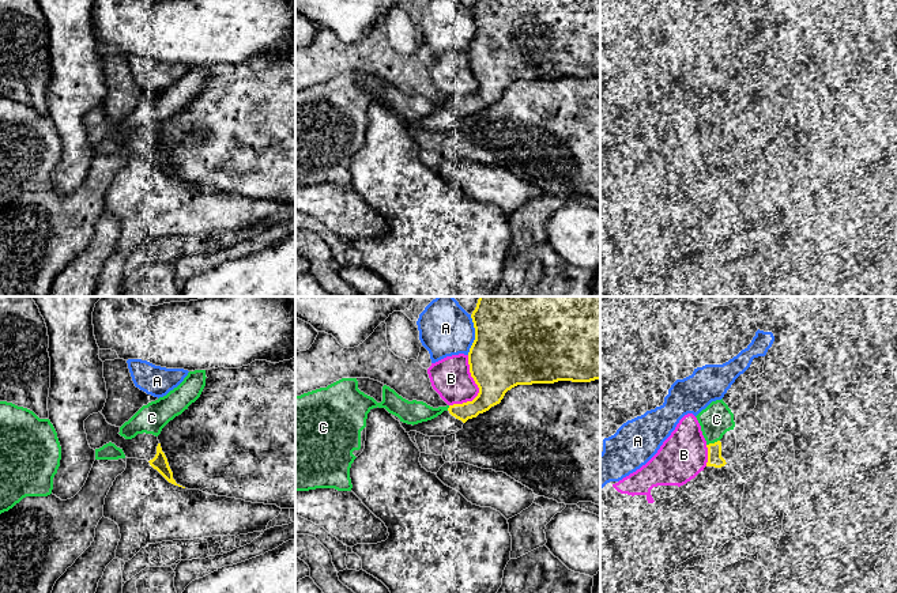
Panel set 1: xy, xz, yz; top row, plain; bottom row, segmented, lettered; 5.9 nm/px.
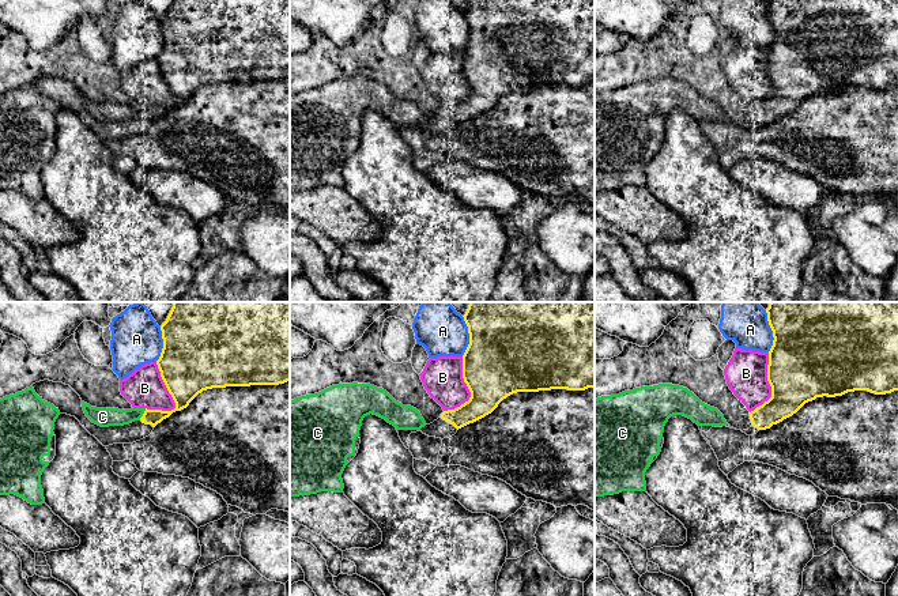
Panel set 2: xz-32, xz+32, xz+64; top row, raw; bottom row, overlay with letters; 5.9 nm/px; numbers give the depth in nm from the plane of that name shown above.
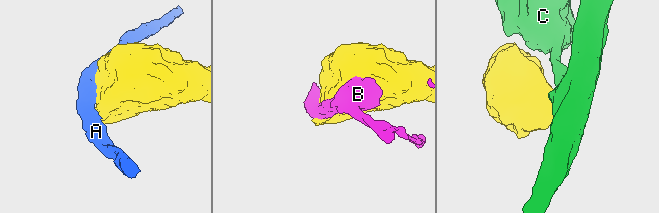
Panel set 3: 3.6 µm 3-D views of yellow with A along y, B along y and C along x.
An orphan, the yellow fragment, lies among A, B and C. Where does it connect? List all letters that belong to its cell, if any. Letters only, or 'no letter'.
no letter

